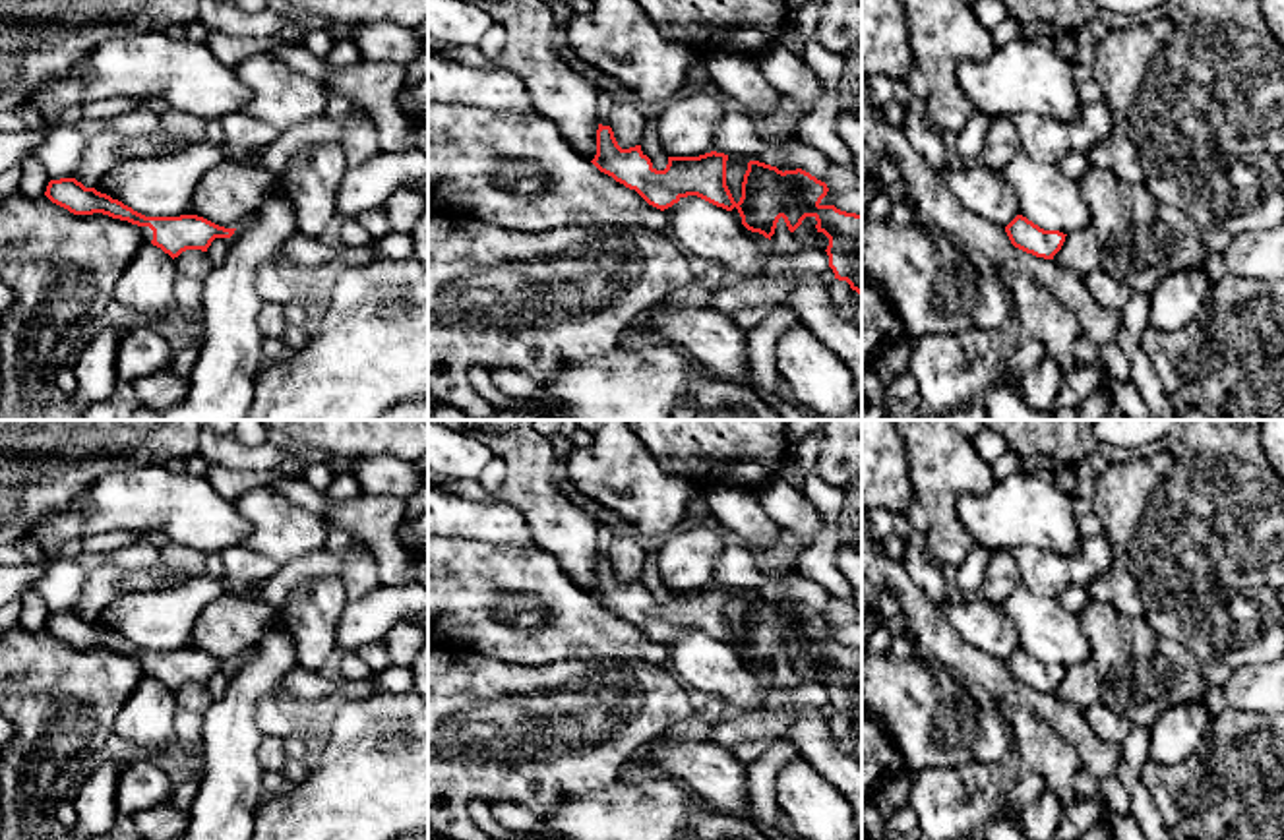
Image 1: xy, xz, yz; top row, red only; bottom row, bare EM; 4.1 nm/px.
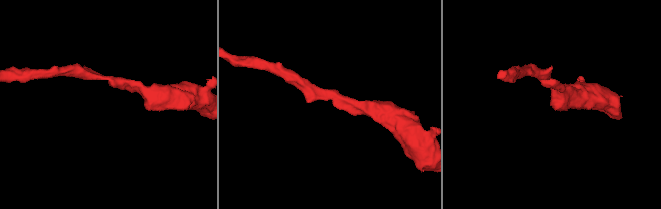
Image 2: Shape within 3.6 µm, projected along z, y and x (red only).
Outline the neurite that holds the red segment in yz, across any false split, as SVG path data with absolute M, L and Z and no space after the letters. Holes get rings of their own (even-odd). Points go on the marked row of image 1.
M1017 215L1005 232L1015 248L1044 259L1054 259L1067 236L1059 230L1044 230L1023 215Z

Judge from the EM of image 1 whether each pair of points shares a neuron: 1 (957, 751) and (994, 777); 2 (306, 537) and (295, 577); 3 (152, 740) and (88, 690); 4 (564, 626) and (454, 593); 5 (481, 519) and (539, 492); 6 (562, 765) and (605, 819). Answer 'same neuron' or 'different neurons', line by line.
1: different neurons
2: different neurons
3: different neurons
4: same neuron
5: different neurons
6: different neurons

